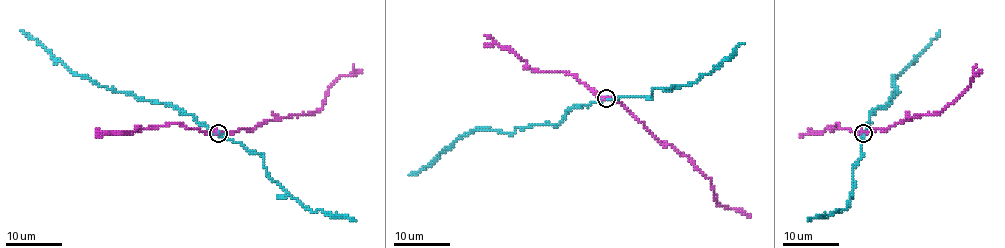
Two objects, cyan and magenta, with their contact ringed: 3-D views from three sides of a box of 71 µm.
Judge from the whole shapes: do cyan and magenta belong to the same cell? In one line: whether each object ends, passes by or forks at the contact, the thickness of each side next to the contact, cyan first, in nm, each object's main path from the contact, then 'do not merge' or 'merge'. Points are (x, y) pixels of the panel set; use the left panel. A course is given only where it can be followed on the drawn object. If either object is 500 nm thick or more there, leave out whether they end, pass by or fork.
cyan passes by; magenta passes by; calibres 320 and 170 nm; course cyan (218, 133), (169, 104), (145, 101), (124, 91), (99, 87), (73, 73), (21, 31); course magenta (218, 132), (253, 129), (273, 119), (316, 112), (322, 108), (326, 91), (340, 76), (362, 72); do not merge

